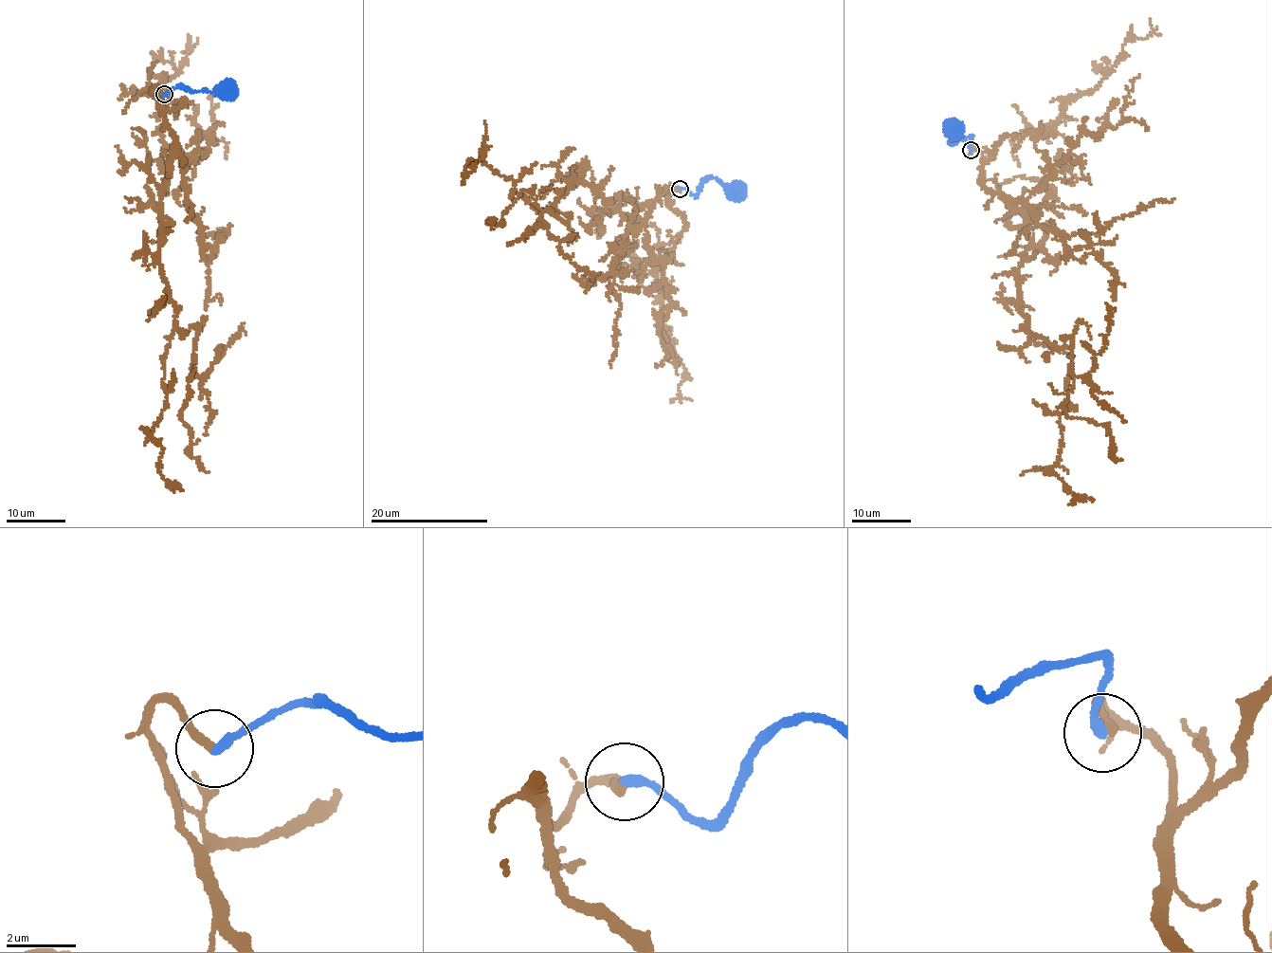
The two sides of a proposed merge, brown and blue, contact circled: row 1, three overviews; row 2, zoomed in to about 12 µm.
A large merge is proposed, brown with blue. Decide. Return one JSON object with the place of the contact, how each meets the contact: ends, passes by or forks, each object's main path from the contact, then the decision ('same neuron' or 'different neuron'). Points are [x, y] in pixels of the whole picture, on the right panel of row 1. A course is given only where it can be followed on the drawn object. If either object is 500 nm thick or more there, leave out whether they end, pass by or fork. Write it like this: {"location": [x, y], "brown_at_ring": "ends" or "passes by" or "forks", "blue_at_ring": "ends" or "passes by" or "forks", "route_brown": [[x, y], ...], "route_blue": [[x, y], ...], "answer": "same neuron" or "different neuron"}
{"location": [971, 150], "brown_at_ring": "ends", "blue_at_ring": "ends", "route_brown": [[972, 149], [980, 182], [1026, 217], [1017, 273], [1026, 328], [1071, 360], [1050, 470], [1081, 497], [1069, 504]], "route_blue": [[970, 150], [970, 137], [949, 142], [956, 120]], "answer": "different neuron"}

